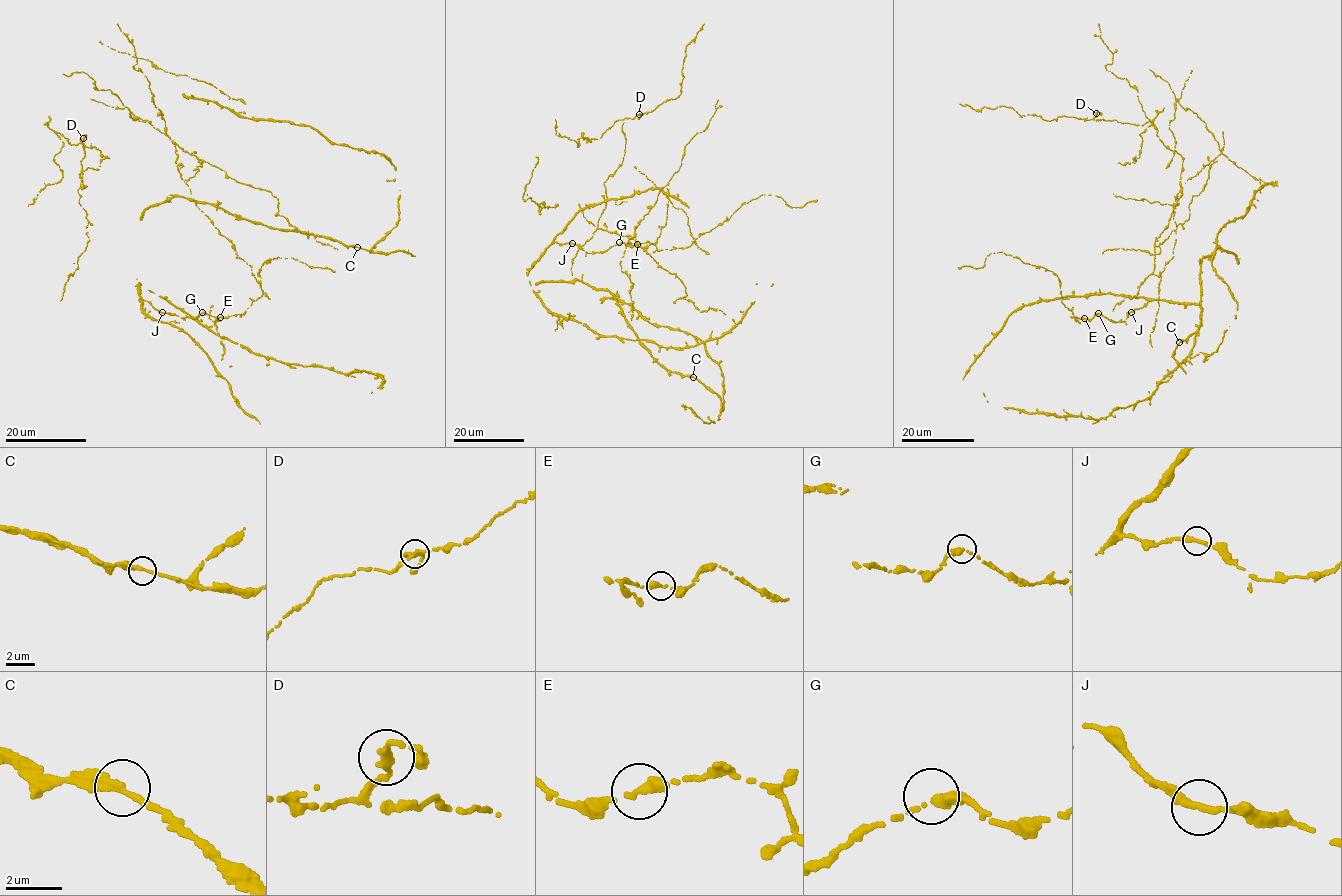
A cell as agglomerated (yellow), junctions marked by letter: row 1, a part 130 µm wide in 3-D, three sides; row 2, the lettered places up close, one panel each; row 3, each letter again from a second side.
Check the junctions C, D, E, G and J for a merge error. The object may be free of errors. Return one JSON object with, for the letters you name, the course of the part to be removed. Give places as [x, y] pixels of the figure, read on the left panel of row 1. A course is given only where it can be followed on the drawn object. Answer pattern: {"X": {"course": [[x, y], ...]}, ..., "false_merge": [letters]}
{"false_merge": []}

